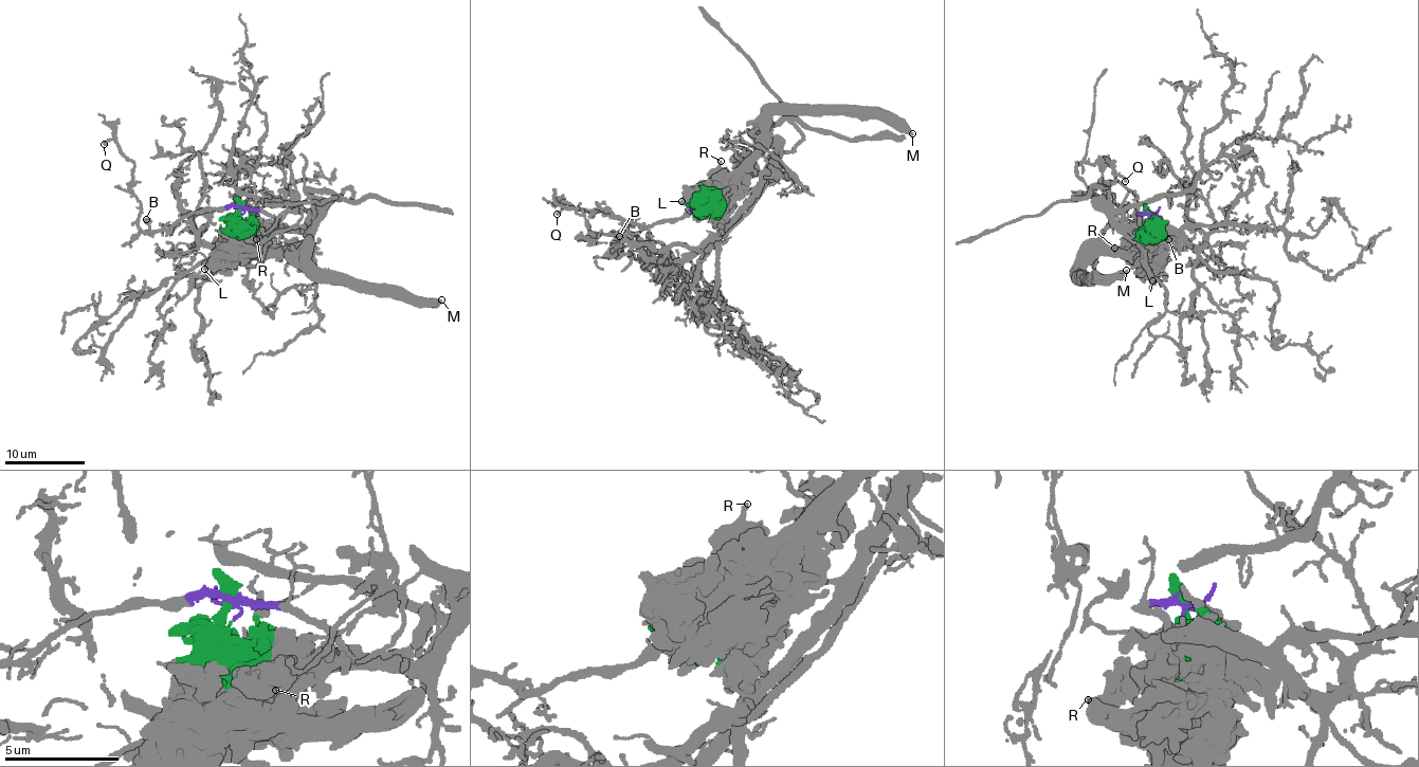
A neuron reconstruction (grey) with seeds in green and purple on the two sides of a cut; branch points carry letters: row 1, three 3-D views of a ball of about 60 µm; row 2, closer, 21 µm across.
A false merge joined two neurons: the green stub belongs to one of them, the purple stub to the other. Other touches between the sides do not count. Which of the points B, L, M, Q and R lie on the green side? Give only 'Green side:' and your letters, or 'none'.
Green side: L, M, R

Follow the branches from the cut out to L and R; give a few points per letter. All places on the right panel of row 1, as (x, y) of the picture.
L: (1148, 220), (1144, 266), (1153, 280)
R: (1148, 220), (1146, 230), (1135, 240), (1114, 249)

